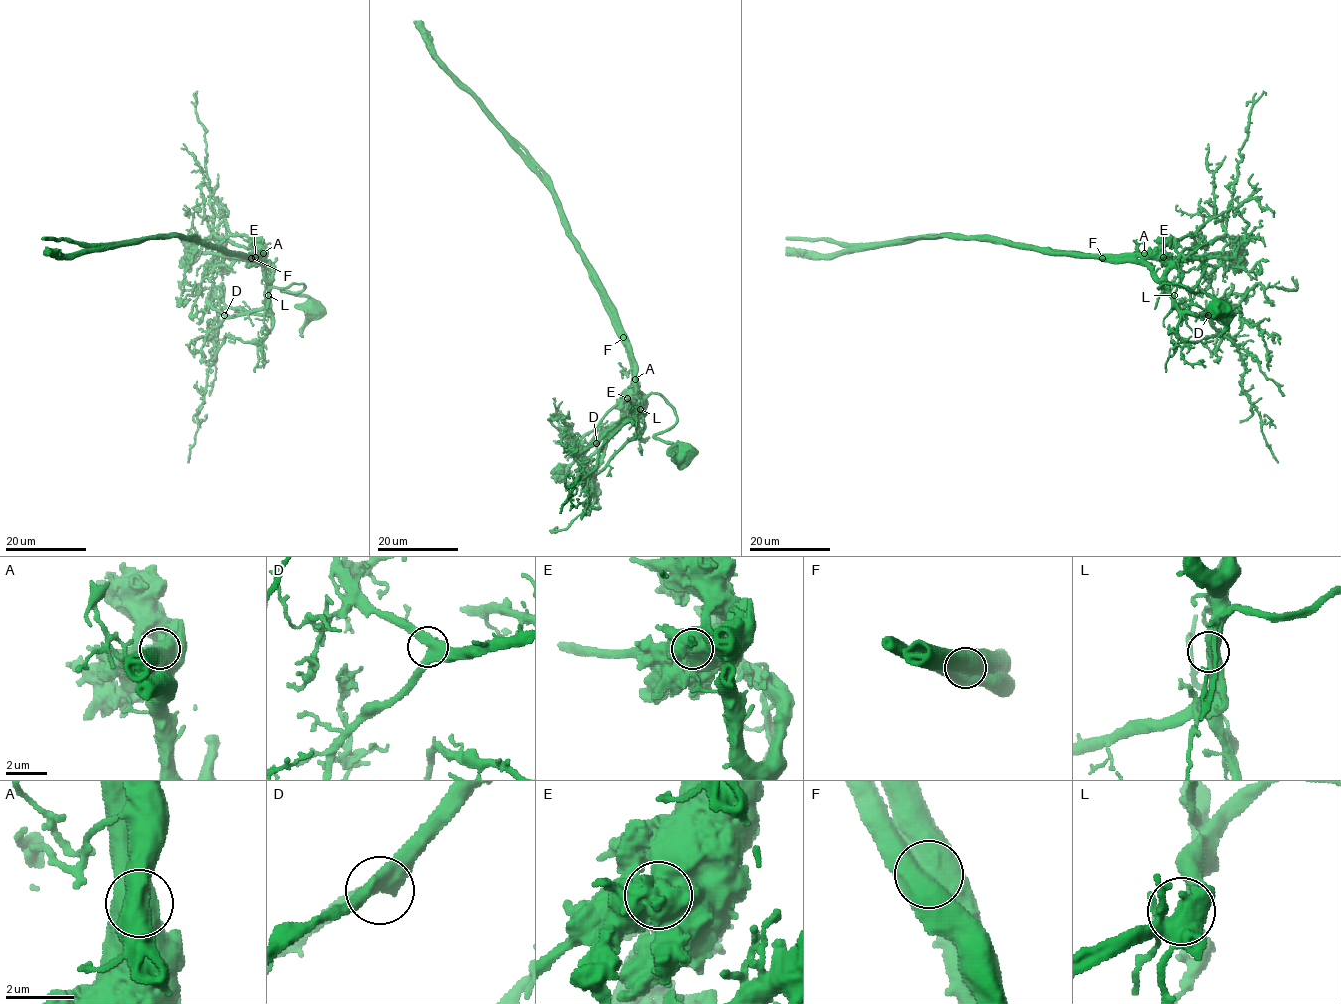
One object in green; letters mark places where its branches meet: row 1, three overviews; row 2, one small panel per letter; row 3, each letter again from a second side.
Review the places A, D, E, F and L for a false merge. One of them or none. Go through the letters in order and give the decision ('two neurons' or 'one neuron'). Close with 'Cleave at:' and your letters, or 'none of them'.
A: one neuron
D: one neuron
E: one neuron
F: two neurons
L: one neuron
Cleave at: F

